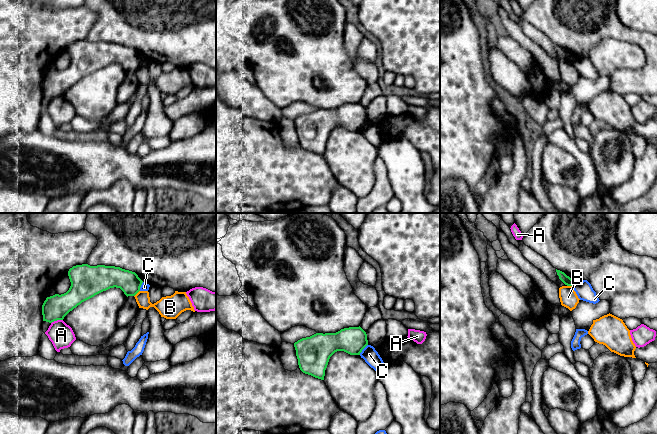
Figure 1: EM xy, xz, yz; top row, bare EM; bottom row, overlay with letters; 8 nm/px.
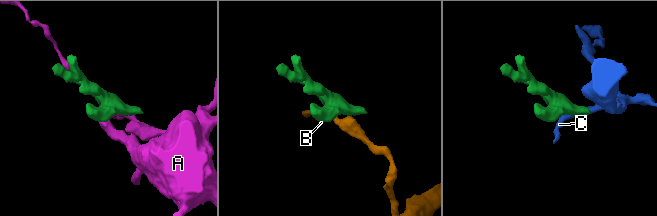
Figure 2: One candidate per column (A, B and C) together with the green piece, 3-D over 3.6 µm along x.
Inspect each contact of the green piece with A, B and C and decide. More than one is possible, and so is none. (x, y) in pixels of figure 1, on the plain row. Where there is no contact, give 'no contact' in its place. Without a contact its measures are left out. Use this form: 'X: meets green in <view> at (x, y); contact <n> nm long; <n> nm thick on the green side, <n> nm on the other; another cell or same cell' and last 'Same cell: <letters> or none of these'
A: meets green in xy at (56, 96); contact 100 nm long; 200 nm thick on the green side, 200 nm on the other; another cell
B: meets green in xy at (137, 68); contact 70 nm long; 170 nm thick on the green side, 140 nm on the other; another cell
C: meets green in xz at (363, 124); contact 110 nm long; 220 nm thick on the green side, 120 nm on the other; another cell
Same cell: none of these

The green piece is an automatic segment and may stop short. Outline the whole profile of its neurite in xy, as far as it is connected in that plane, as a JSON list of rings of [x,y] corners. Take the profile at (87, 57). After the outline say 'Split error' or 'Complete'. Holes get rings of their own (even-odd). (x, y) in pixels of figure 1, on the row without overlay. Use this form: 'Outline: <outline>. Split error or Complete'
Outline: [[[76,41],[69,45],[68,52],[71,58],[69,66],[47,73],[44,77],[43,97],[63,96],[82,78],[110,64],[120,64],[127,73],[135,72],[143,59],[135,48],[105,41]]]. Complete

